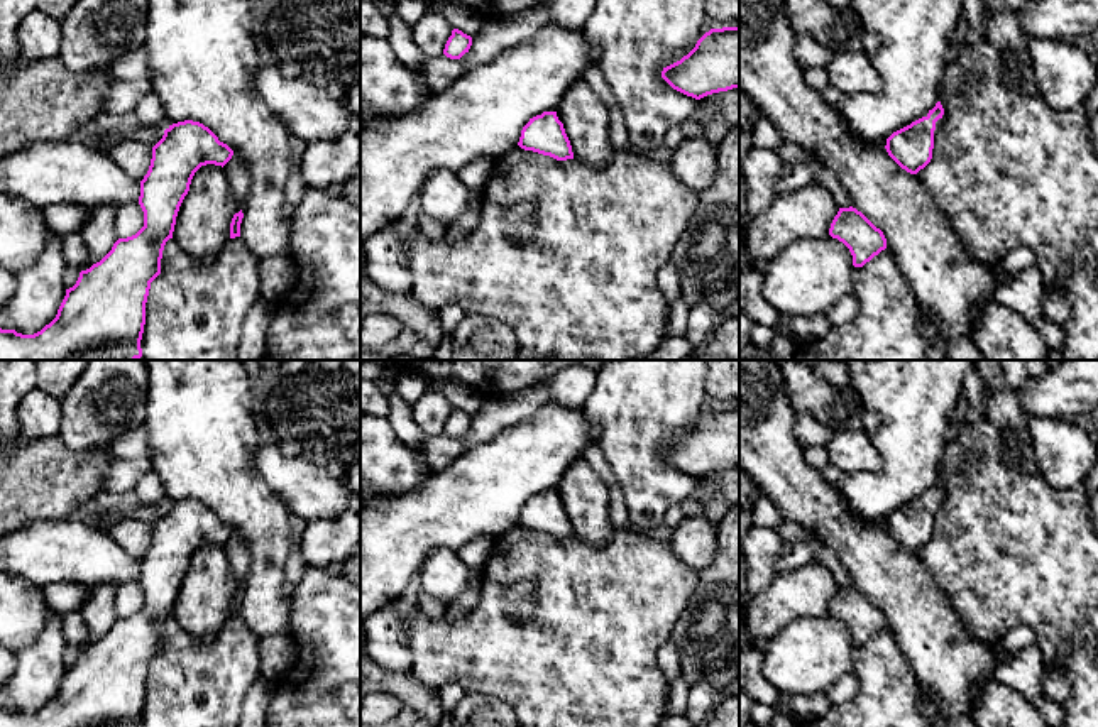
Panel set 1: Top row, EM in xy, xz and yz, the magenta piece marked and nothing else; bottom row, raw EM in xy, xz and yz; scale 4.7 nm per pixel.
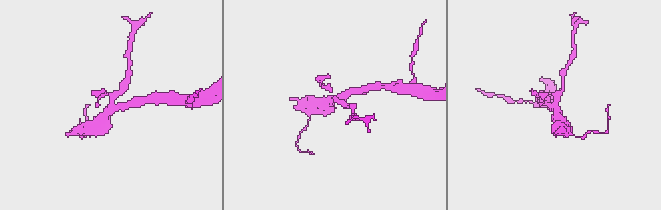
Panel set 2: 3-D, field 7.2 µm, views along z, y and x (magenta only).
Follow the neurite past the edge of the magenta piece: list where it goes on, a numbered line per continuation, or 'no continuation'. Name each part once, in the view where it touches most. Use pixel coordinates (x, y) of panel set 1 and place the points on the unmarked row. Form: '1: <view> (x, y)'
no continuation

